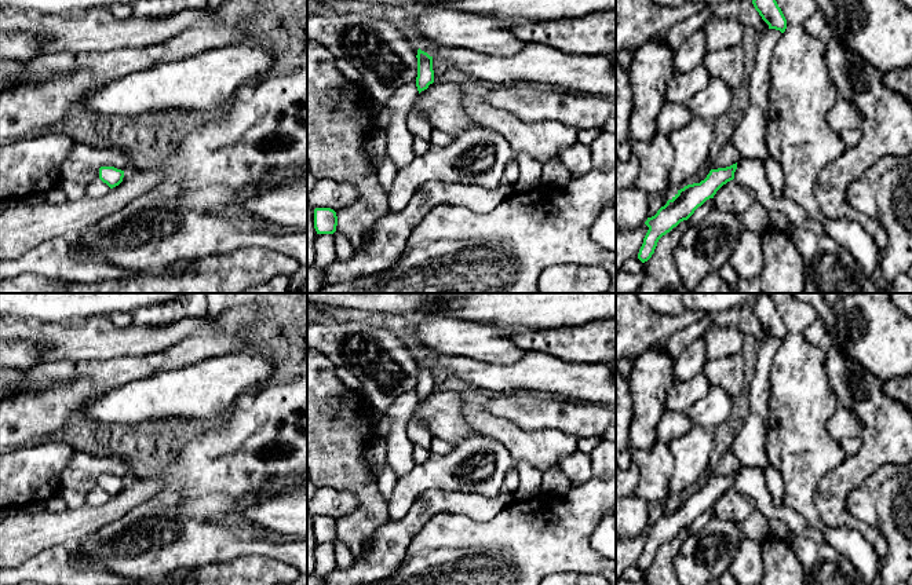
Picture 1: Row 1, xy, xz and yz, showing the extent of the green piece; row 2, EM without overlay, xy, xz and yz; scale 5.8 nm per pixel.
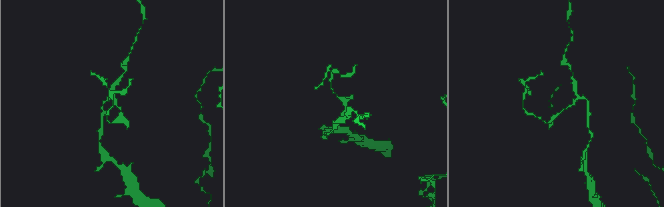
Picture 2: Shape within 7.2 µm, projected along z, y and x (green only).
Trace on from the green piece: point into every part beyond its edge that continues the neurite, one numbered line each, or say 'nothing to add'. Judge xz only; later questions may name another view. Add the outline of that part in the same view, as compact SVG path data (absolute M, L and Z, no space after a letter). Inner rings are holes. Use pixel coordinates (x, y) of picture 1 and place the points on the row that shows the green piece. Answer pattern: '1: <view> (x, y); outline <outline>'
nothing to add

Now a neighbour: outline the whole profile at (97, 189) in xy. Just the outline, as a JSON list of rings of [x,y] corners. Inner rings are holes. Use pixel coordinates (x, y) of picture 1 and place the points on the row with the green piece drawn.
[[[99,178],[87,186],[87,194],[92,198],[102,198],[110,191],[110,187]]]

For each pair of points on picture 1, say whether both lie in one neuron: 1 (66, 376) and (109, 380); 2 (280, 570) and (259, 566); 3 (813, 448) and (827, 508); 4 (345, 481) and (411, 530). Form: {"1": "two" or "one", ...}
{"1": "one", "2": "one", "3": "two", "4": "two"}

